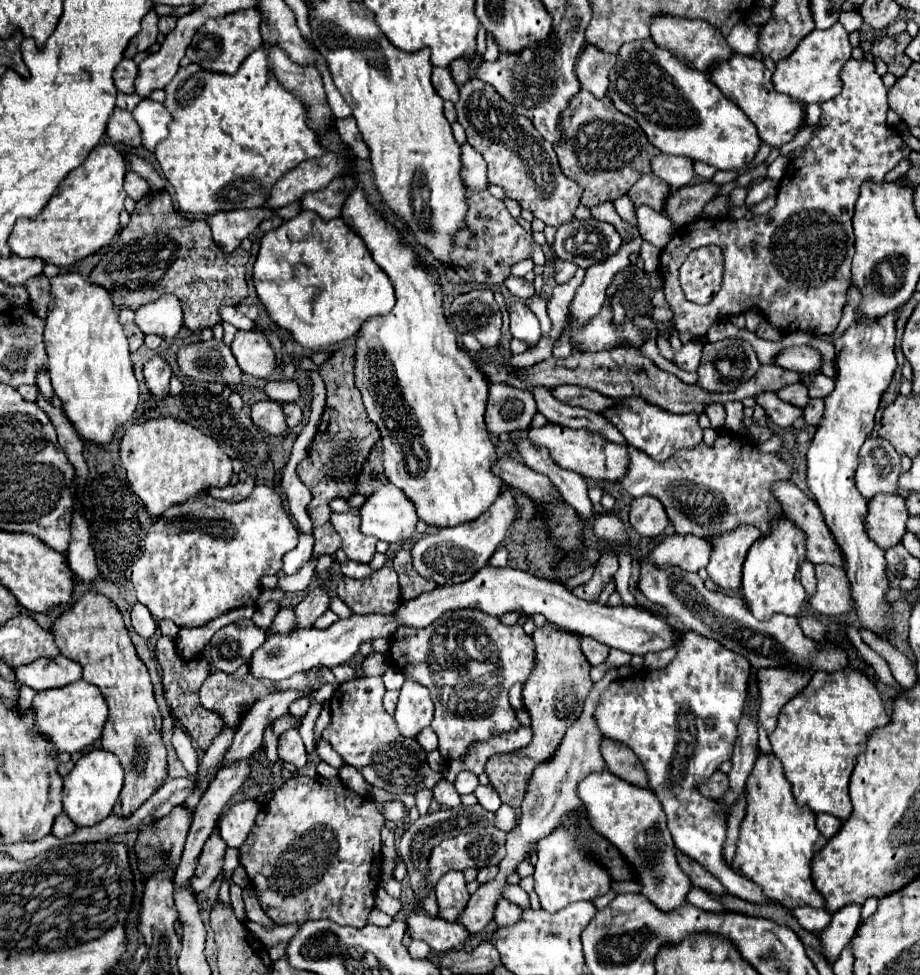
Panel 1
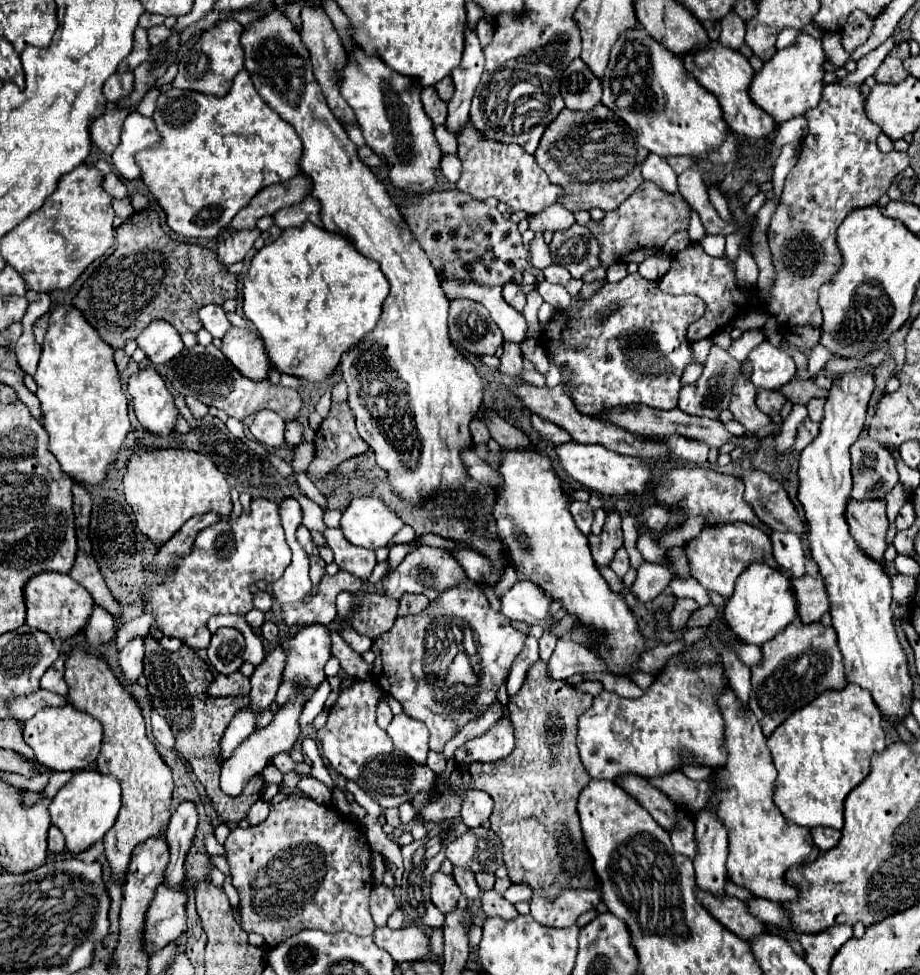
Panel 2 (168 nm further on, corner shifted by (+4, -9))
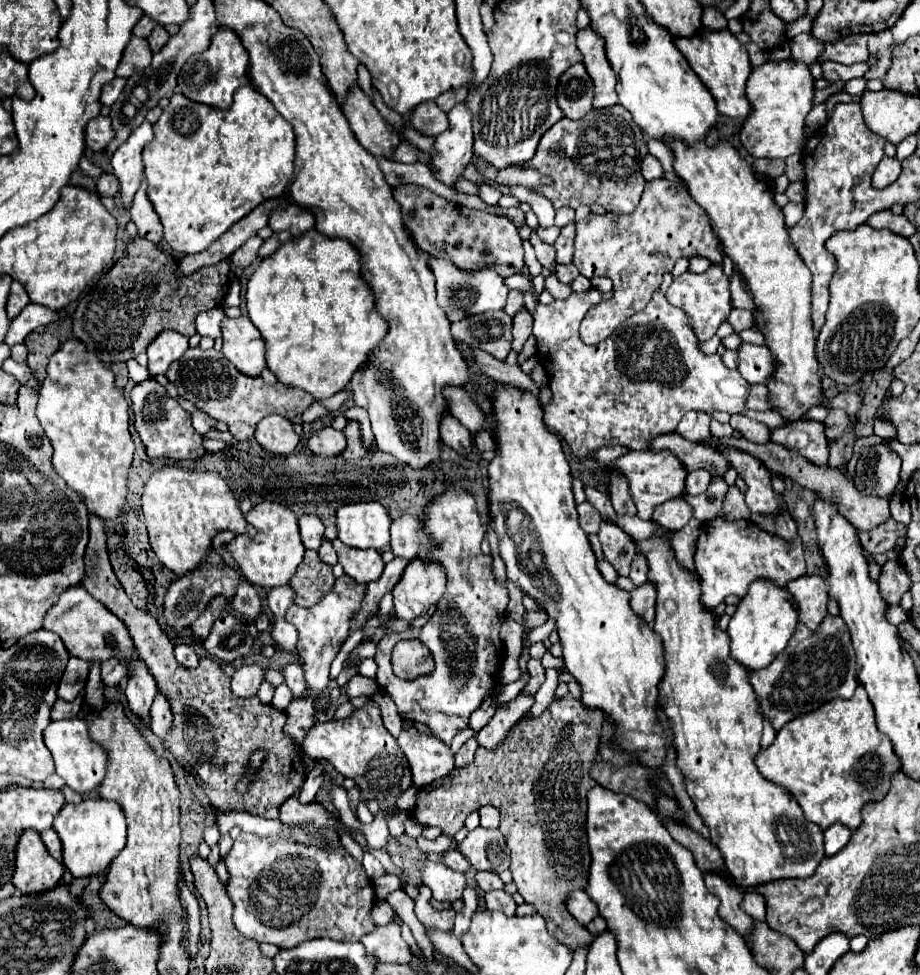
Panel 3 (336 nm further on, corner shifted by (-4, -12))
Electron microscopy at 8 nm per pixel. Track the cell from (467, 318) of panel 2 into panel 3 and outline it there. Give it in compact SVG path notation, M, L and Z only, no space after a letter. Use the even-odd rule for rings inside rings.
M502 310L482 312L452 324L452 338L470 346L482 348L496 360L506 360L512 350L512 318Z

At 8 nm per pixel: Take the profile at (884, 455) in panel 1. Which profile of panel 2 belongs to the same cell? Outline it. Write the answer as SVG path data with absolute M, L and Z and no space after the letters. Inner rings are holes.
M860 437L852 445L850 453L854 477L852 497L856 501L884 499L886 493L898 483L894 457L870 437Z

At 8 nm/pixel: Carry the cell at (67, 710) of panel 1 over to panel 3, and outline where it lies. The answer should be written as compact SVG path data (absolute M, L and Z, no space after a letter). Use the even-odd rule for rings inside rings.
M72 718L72 720L56 720L52 722L46 732L44 732L44 742L48 750L52 752L52 758L56 762L56 774L66 780L66 784L80 794L92 792L102 778L106 776L106 764L108 756L106 752L90 740L88 736L88 724L84 724L82 718Z

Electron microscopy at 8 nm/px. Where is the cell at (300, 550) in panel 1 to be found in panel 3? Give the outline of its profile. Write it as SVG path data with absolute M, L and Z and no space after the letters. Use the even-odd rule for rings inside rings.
M304 514L298 518L298 526L304 546L310 550L318 550L324 536L324 524L320 522L320 518L314 514Z

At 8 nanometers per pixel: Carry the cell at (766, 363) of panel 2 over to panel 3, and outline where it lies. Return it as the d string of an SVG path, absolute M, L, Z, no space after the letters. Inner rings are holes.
M742 342L738 346L738 370L748 384L766 384L776 370L776 360L766 346Z

